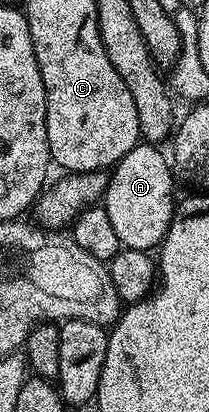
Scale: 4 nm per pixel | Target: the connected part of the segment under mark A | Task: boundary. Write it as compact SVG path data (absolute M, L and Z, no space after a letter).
M140 142L110 169L107 193L103 196L101 204L106 208L109 222L113 222L113 231L117 233L123 248L142 252L158 249L177 215L177 180L168 157L164 153L163 157L159 151L154 144Z

